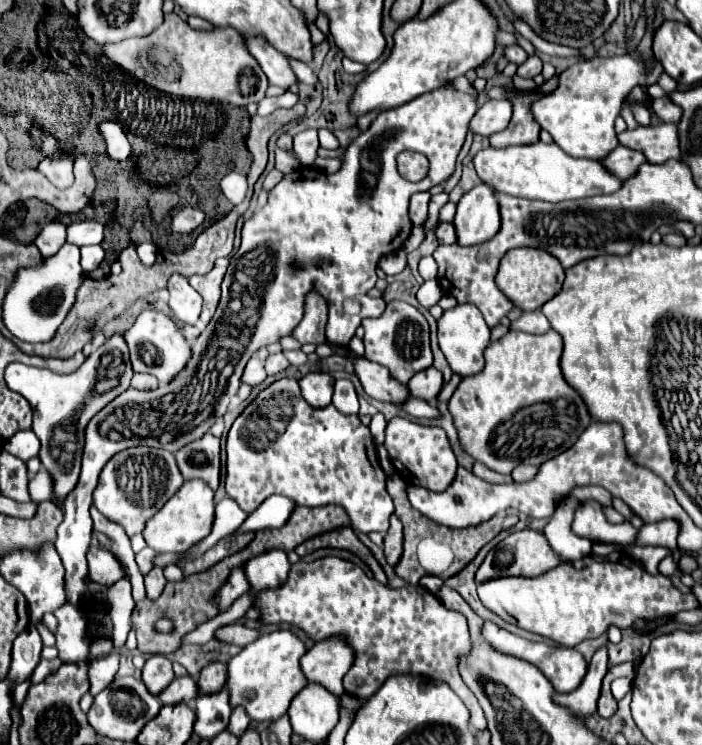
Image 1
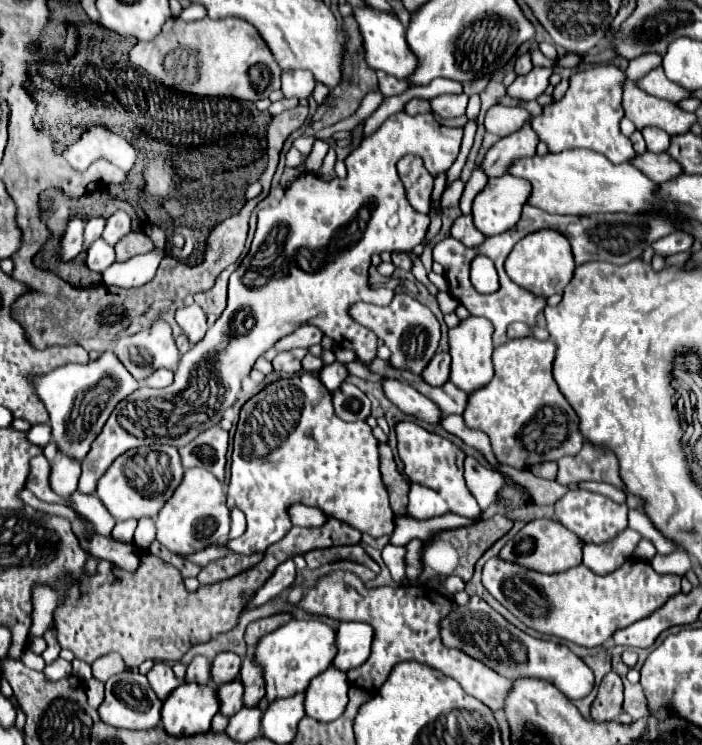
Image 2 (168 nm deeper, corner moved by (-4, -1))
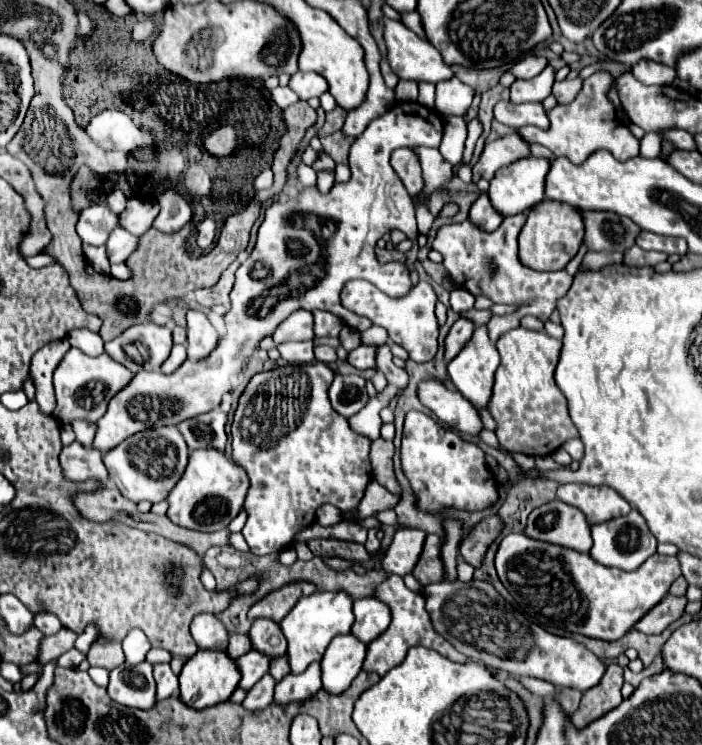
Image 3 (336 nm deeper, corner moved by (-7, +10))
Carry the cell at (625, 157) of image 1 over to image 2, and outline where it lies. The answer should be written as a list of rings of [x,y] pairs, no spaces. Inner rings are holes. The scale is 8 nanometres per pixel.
[[[645,152],[645,154],[635,156],[631,160],[631,164],[635,164],[643,174],[651,176],[651,180],[655,180],[657,184],[669,182],[669,180],[673,180],[675,176],[679,176],[683,172],[681,164],[673,156],[669,156],[669,154]]]

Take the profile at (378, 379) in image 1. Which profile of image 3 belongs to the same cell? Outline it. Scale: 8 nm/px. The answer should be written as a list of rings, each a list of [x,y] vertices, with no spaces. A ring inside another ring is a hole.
[[[420,381],[418,383],[418,399],[424,407],[428,407],[440,421],[448,423],[452,429],[460,433],[478,435],[482,429],[478,411],[466,397],[460,397],[456,391],[446,389],[438,381]]]

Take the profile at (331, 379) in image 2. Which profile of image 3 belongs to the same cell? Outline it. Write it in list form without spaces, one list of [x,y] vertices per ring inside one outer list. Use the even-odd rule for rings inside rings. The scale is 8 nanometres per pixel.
[[[360,345],[356,347],[354,351],[348,353],[346,361],[356,367],[356,369],[372,369],[374,367],[374,349],[376,347],[366,347],[366,345]]]

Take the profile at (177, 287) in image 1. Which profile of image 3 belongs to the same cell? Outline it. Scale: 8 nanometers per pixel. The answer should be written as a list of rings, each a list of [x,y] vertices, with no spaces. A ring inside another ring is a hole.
[[[190,309],[188,315],[188,357],[206,357],[210,349],[214,349],[214,343],[218,341],[218,333],[214,325],[208,321],[206,313],[198,309]]]

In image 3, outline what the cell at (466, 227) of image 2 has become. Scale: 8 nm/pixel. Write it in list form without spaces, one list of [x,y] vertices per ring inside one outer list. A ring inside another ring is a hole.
[[[482,193],[470,207],[470,217],[468,221],[472,221],[476,227],[480,227],[482,231],[496,231],[502,223],[502,215],[500,213],[494,213],[492,205],[490,205],[490,199],[486,193]]]

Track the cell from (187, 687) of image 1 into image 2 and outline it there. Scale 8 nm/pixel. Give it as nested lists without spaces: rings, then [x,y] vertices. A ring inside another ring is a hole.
[[[195,656],[195,660],[191,660],[191,664],[187,666],[185,682],[207,684],[209,678],[211,678],[211,662],[205,656]]]

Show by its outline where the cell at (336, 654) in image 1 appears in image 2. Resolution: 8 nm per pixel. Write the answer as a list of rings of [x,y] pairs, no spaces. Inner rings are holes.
[[[341,622],[337,630],[337,656],[333,664],[347,672],[351,668],[361,666],[371,652],[373,642],[373,628],[365,622]]]

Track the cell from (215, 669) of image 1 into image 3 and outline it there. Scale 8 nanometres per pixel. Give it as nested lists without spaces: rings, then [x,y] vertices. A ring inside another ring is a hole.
[[[238,633],[230,635],[228,651],[226,651],[226,653],[228,653],[232,659],[238,659],[238,657],[246,655],[248,651],[250,651],[250,639],[248,639],[248,635],[238,635]]]

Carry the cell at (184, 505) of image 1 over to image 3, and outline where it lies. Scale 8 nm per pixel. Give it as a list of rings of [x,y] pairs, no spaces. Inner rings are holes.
[[[198,449],[190,453],[186,471],[182,479],[168,493],[168,519],[190,531],[222,531],[228,523],[240,513],[244,497],[248,489],[248,477],[234,465],[226,453],[218,453],[216,449]]]

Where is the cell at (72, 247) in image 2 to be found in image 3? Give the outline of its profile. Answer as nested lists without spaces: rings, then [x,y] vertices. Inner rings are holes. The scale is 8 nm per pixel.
[[[92,205],[84,211],[80,211],[76,231],[82,239],[82,243],[88,245],[104,245],[110,231],[118,227],[118,215],[110,213],[106,205]]]

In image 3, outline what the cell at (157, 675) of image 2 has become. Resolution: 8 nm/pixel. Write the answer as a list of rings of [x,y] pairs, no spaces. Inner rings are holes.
[[[170,663],[154,665],[154,679],[156,679],[156,695],[158,699],[168,699],[178,693],[178,677],[170,669]]]

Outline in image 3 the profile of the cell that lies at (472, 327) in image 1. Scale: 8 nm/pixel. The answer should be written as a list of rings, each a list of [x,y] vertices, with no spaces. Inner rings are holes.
[[[482,325],[474,329],[472,339],[458,353],[458,357],[448,363],[448,377],[472,405],[486,407],[498,363],[498,351],[488,339],[486,325]]]

